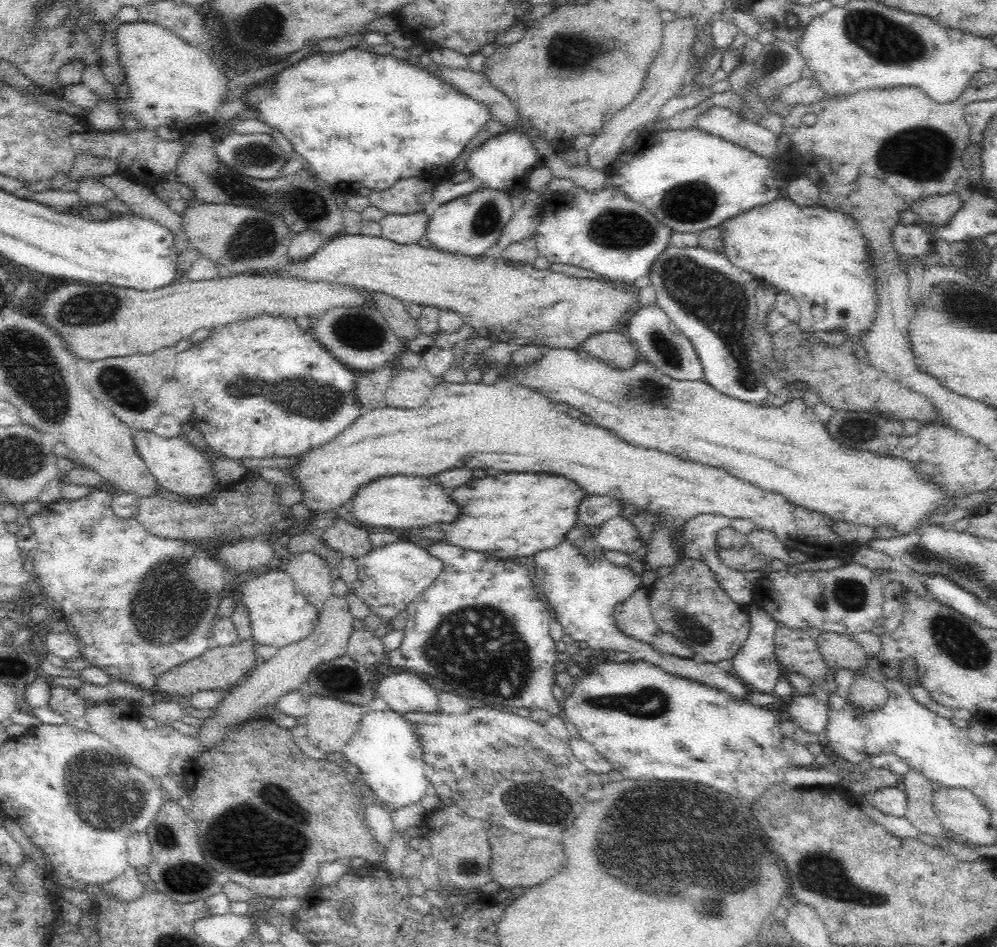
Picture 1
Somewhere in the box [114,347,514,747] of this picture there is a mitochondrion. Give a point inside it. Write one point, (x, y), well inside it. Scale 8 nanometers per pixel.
(170, 603)

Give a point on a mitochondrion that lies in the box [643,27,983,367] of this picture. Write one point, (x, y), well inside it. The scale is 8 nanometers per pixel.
(923, 156)

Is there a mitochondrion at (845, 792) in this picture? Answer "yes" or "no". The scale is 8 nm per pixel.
no

